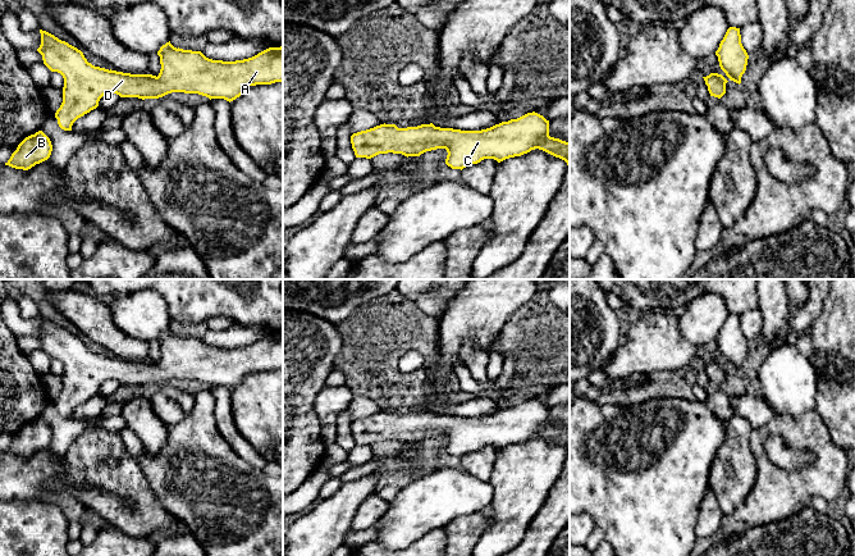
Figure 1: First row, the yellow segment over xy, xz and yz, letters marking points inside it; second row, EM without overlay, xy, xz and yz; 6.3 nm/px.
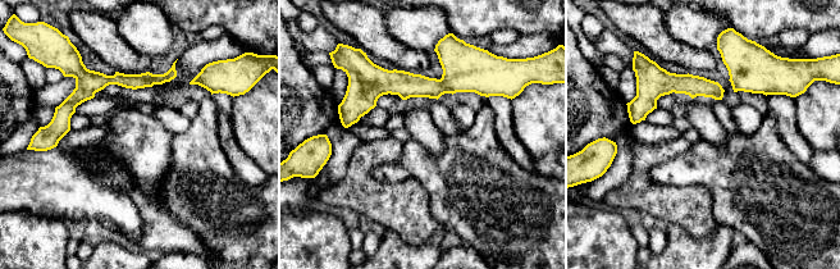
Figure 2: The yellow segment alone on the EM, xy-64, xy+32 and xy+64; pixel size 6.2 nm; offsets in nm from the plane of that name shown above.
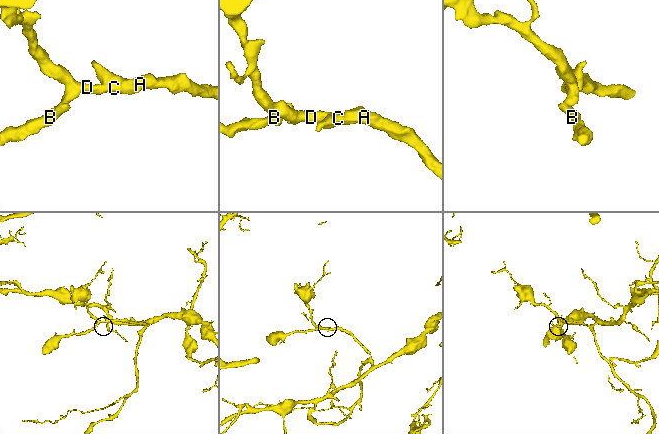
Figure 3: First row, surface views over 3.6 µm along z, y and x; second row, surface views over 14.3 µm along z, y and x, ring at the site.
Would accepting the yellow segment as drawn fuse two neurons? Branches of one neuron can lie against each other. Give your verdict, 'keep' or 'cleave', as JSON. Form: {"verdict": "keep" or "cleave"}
{"verdict": "keep"}

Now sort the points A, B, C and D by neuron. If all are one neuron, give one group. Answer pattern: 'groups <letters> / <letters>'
groups A B C D

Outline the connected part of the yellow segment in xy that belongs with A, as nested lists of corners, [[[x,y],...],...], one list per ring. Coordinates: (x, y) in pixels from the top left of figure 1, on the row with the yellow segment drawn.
[[[40,29],[41,45],[37,51],[44,64],[64,78],[63,102],[55,113],[58,124],[64,131],[72,131],[73,123],[99,106],[100,99],[109,92],[120,97],[159,99],[172,92],[198,94],[211,99],[233,101],[248,86],[283,82],[283,46],[269,47],[257,55],[236,61],[212,60],[201,51],[174,47],[170,41],[160,47],[161,69],[159,76],[131,74],[95,67],[87,61],[83,53],[54,35]]]

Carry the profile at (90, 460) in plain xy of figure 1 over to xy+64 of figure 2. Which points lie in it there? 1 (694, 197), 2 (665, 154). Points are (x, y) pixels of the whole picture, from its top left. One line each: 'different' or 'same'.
1: same
2: same

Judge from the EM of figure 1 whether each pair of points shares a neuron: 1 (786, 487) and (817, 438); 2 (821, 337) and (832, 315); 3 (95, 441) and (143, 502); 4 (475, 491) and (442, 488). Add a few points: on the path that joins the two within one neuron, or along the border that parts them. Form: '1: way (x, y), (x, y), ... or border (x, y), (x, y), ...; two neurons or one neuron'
1: way (800, 482), (819, 463), (819, 452); one neuron
2: way (826, 332), (832, 326), (832, 320); one neuron
3: way (110, 454), (113, 456), (113, 466), (133, 487); one neuron
4: way (467, 491), (449, 491); one neuron

